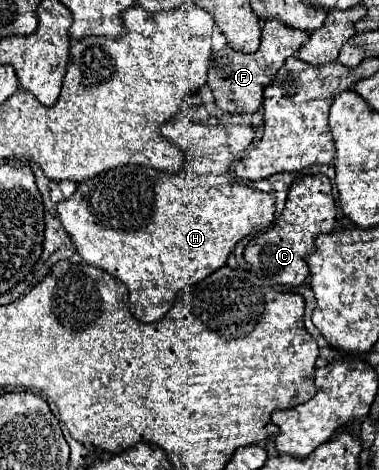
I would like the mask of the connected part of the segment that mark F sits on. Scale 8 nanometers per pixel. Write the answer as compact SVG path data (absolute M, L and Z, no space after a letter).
M265 21L259 51L239 53L237 49L231 49L231 45L225 45L221 51L215 51L211 55L207 83L215 95L217 107L237 115L255 113L261 107L263 89L273 81L275 73L283 67L285 59L299 51L307 39L309 33L303 33L301 29L287 29L287 25L279 25L279 21Z

